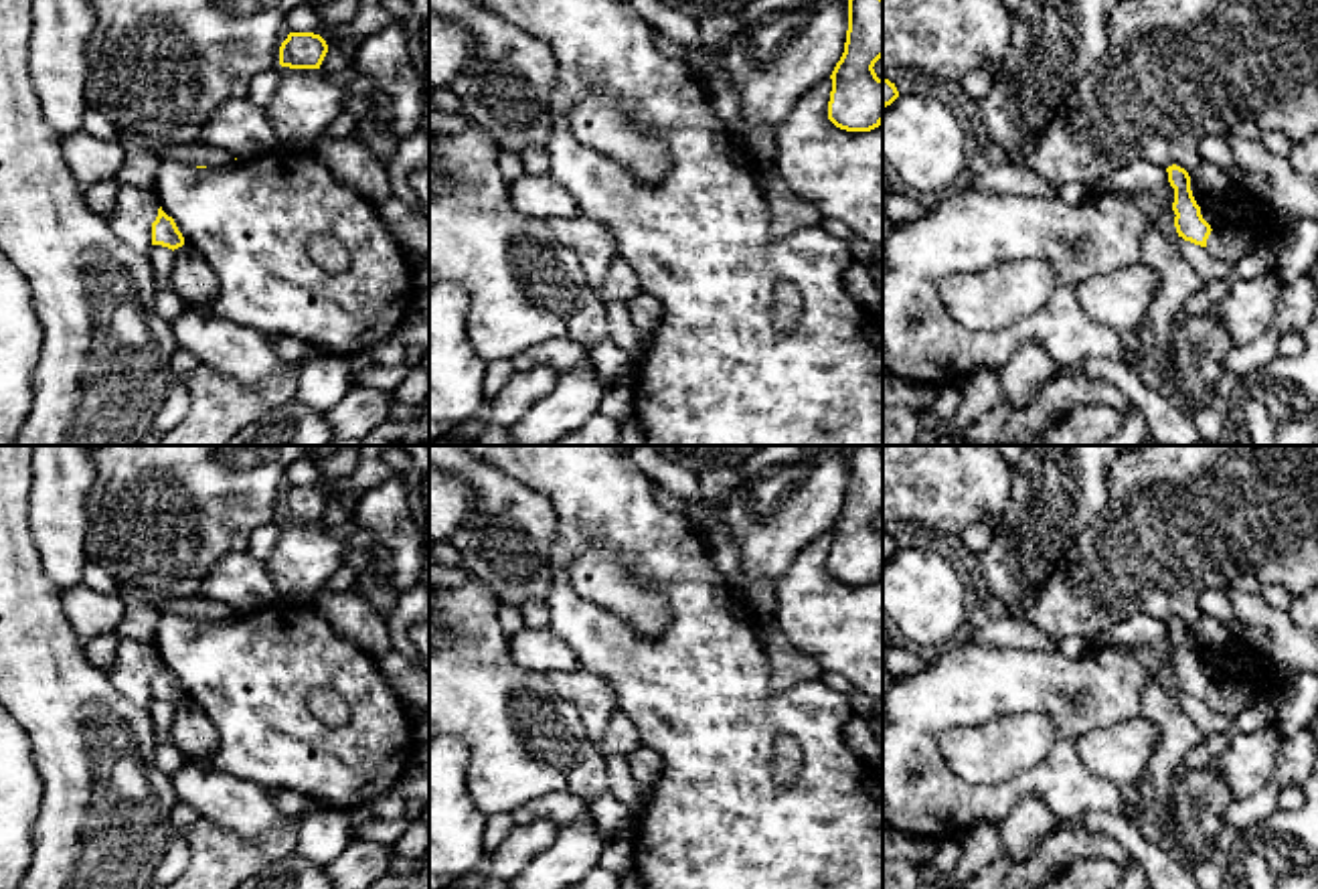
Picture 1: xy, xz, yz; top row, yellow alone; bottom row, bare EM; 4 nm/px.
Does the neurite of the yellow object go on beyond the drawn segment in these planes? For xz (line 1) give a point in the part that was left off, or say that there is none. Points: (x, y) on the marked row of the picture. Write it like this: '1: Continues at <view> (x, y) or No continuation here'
1: No continuation here

